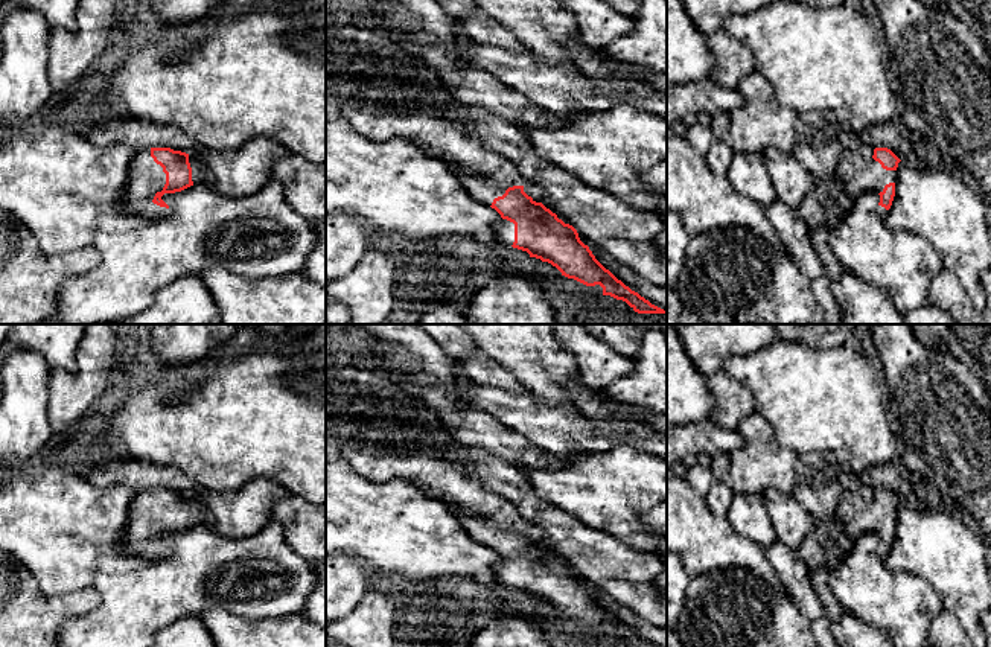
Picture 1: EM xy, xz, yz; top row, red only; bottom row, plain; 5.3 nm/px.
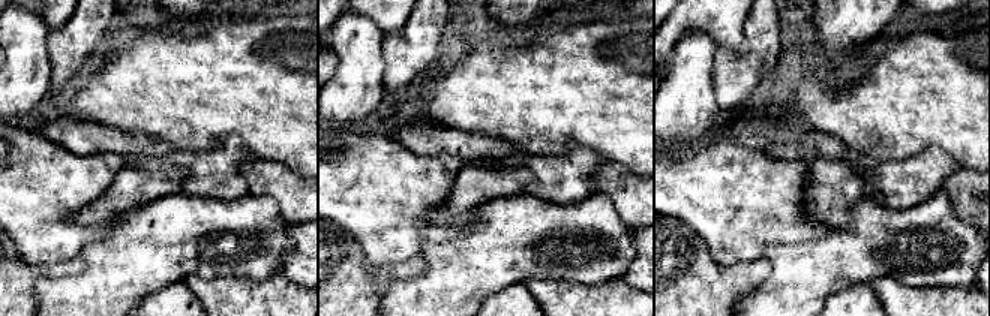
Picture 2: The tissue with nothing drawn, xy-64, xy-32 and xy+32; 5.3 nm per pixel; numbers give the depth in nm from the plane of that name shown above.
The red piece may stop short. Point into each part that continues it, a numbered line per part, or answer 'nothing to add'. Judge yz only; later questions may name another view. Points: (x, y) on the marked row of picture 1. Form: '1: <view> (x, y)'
1: yz (831, 198)

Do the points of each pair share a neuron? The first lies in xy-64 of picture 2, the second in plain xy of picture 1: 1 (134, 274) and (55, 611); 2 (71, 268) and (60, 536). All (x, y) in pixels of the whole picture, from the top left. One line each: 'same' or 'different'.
1: different
2: different

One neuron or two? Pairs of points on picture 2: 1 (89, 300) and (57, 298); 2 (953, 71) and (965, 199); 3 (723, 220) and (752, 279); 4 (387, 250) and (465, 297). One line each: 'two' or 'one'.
1: one
2: two
3: two
4: two

